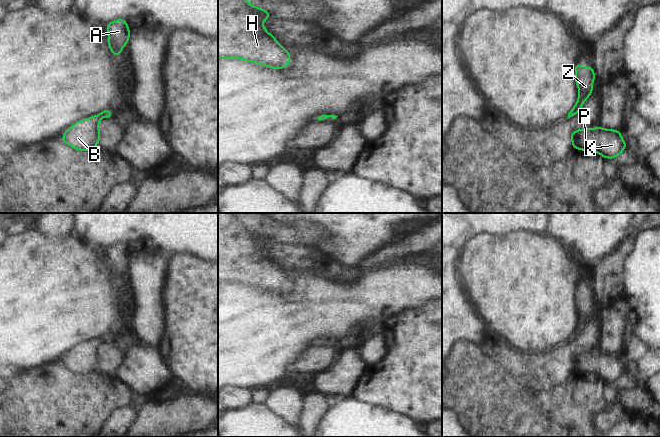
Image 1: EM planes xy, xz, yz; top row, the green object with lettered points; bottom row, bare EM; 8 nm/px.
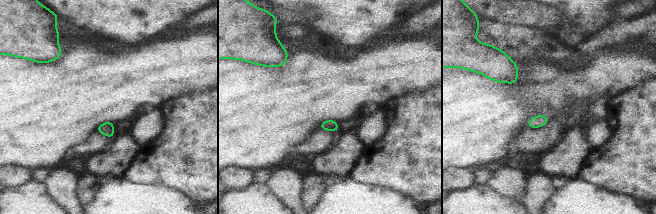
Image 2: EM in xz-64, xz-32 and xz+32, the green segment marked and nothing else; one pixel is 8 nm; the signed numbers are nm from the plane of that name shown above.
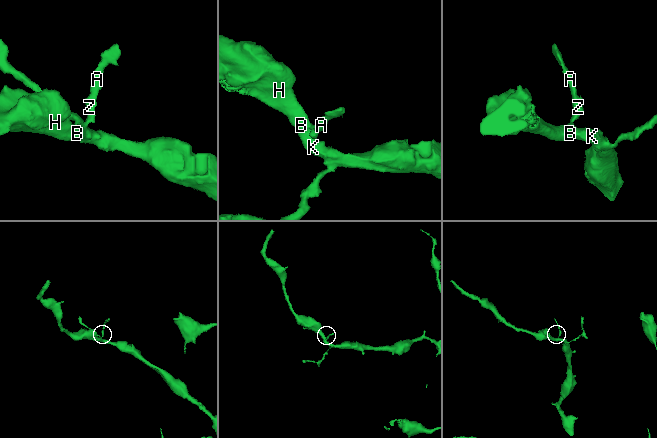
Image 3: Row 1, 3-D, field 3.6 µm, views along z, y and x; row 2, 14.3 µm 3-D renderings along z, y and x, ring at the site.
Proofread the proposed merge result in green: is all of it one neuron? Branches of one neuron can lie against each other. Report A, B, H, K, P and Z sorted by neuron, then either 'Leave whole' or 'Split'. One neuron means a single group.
Groups: A B H K P Z. Leave whole.

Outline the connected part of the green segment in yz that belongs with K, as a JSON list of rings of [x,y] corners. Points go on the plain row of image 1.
[[[601,351],[573,355],[571,365],[573,372],[598,376],[606,383],[617,381],[626,372],[626,366],[622,363],[620,355]]]

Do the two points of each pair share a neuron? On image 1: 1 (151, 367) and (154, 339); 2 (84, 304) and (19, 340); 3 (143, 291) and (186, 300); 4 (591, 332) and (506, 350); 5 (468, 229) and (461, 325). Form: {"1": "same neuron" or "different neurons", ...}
{"1": "different neurons", "2": "same neuron", "3": "different neurons", "4": "same neuron", "5": "same neuron"}

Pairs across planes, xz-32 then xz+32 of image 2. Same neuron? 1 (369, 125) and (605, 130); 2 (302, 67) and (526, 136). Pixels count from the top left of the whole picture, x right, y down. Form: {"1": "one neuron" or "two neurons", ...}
{"1": "one neuron", "2": "two neurons"}

